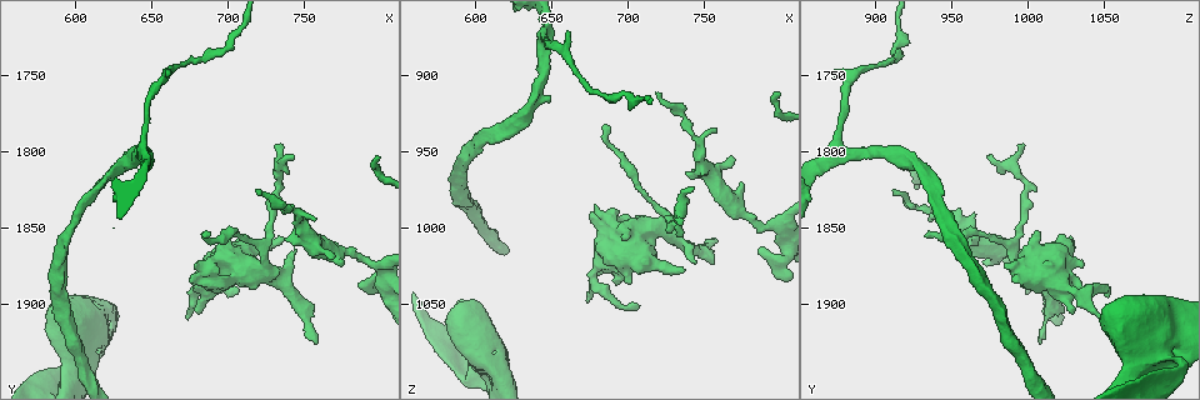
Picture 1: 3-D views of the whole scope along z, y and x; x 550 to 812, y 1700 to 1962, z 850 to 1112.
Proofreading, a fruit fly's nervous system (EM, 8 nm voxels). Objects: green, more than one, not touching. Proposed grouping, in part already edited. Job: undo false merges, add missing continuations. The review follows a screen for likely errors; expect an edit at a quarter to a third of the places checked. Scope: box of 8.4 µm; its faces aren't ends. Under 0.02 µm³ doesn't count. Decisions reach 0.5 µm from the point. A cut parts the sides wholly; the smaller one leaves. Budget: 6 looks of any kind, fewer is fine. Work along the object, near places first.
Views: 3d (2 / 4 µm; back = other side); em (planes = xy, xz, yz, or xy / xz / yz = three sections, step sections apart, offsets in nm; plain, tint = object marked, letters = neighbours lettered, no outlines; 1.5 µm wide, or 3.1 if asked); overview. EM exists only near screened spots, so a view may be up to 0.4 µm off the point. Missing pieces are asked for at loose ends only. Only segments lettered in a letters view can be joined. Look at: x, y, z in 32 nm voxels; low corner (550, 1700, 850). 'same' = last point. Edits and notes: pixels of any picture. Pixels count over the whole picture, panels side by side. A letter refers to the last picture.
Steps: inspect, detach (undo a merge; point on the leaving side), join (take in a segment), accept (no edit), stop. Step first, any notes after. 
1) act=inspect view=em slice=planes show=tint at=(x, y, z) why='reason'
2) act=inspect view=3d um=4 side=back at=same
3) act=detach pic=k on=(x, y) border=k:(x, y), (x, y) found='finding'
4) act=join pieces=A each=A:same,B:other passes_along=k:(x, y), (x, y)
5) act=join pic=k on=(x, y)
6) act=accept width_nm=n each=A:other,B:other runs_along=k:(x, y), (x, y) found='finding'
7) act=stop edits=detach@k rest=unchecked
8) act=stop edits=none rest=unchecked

act=inspect view=3d um=4 at=(598, 1944, 1068)

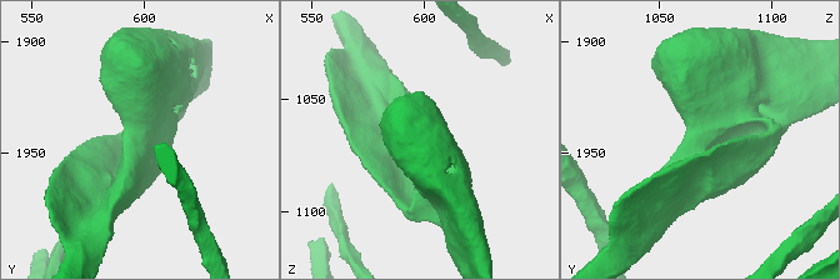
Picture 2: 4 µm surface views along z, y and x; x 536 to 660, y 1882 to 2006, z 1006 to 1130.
act=inspect view=em slice=xz step=8 show=tint at=(597, 1941, 1070) why='shape alone is not enough'

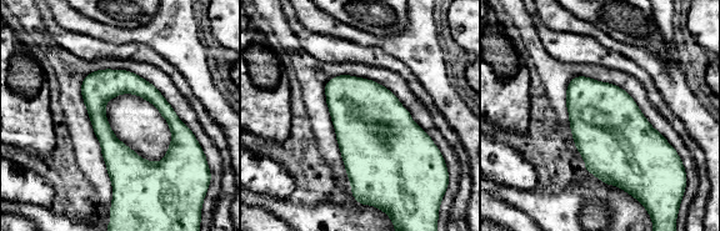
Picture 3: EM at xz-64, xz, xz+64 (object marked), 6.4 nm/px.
act=inspect view=em slice=planes show=letters at=same why='another direction'

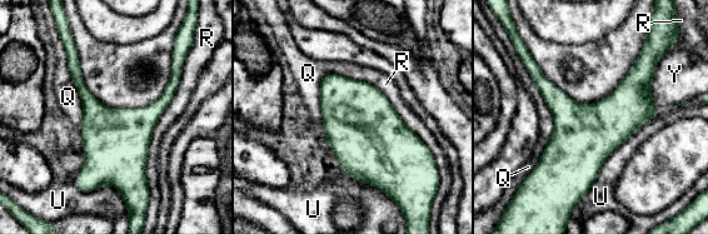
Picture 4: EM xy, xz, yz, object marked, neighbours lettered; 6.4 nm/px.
act=accept longest_contact=U:850nm each=Q:other,R:other,U:other,Y:other found='all the same cell'

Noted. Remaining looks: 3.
act=inspect view=3d um=4 at=(736, 1794, 996) why='branch stops here'

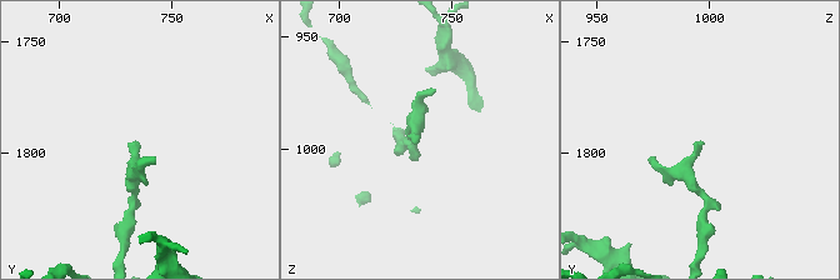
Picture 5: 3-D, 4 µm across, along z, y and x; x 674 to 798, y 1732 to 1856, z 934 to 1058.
act=inspect view=em slice=planes show=letters at=(736, 1796, 996)

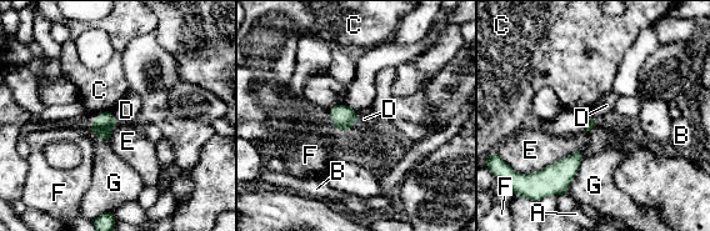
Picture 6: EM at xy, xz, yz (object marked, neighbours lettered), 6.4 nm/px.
act=accept longest_contact=E:400nm each=A:other,B:other,C:other,D:other,E:other,F:other,G:other found='no lettered segment goes on from it'

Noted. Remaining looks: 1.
act=inspect view=em slice=planes show=letters at=(718, 1826, 912) why='free end'

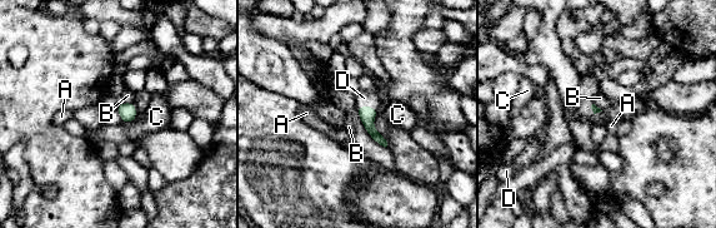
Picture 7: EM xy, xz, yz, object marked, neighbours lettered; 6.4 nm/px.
act=join pieces=D each=A:other,B:other,C:other,D:same passes_along=7:(366, 114), (367, 107), (372, 98) found='it goes on there'

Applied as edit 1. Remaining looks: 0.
act=stop edits=join@7 rest=unchecked

